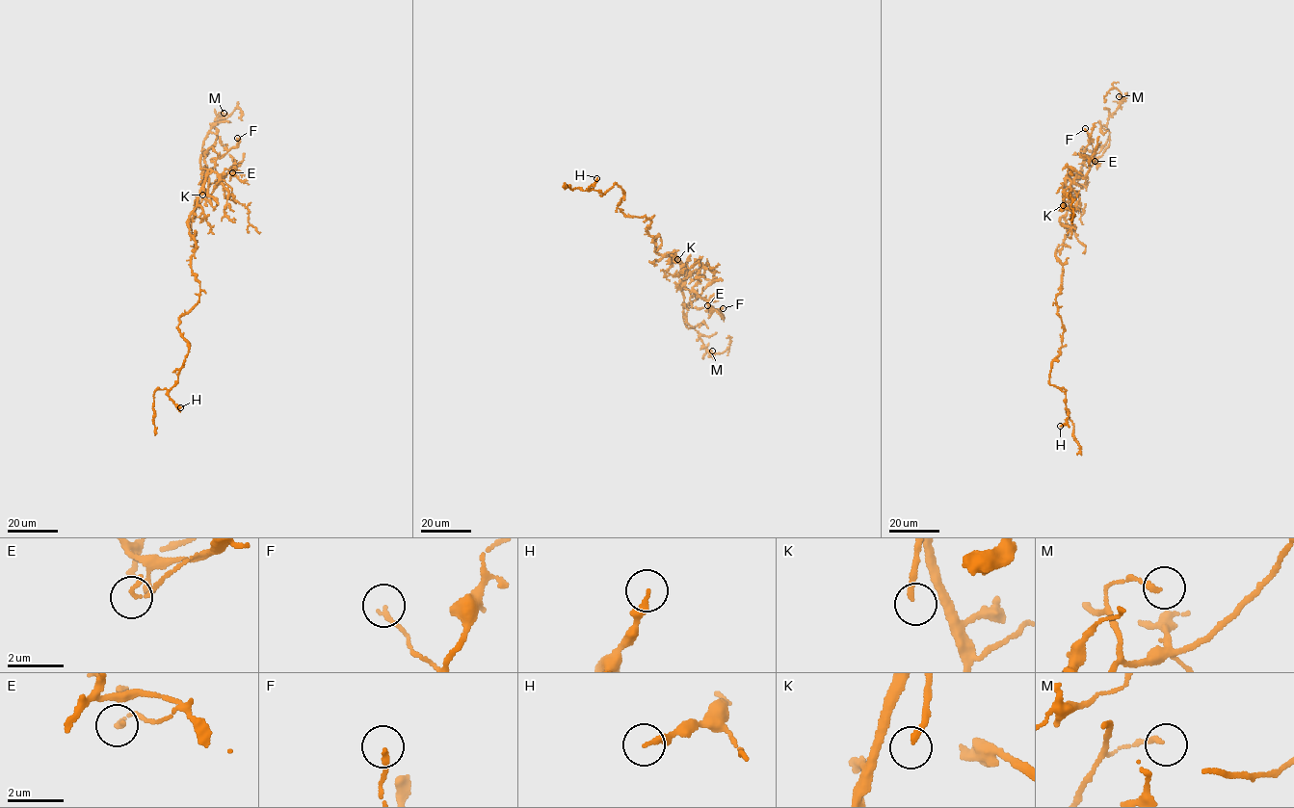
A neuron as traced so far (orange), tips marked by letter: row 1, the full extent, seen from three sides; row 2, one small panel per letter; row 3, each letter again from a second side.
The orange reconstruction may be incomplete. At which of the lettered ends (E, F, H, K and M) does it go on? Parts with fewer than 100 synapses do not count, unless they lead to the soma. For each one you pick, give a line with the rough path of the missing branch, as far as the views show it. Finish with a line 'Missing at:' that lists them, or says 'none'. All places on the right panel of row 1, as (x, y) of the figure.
K: (1063, 205), (1068, 213), (1088, 223), (1081, 213), (1068, 212), (1064, 208), (1062, 188), (1056, 182), (1050, 186)
Missing at: K

